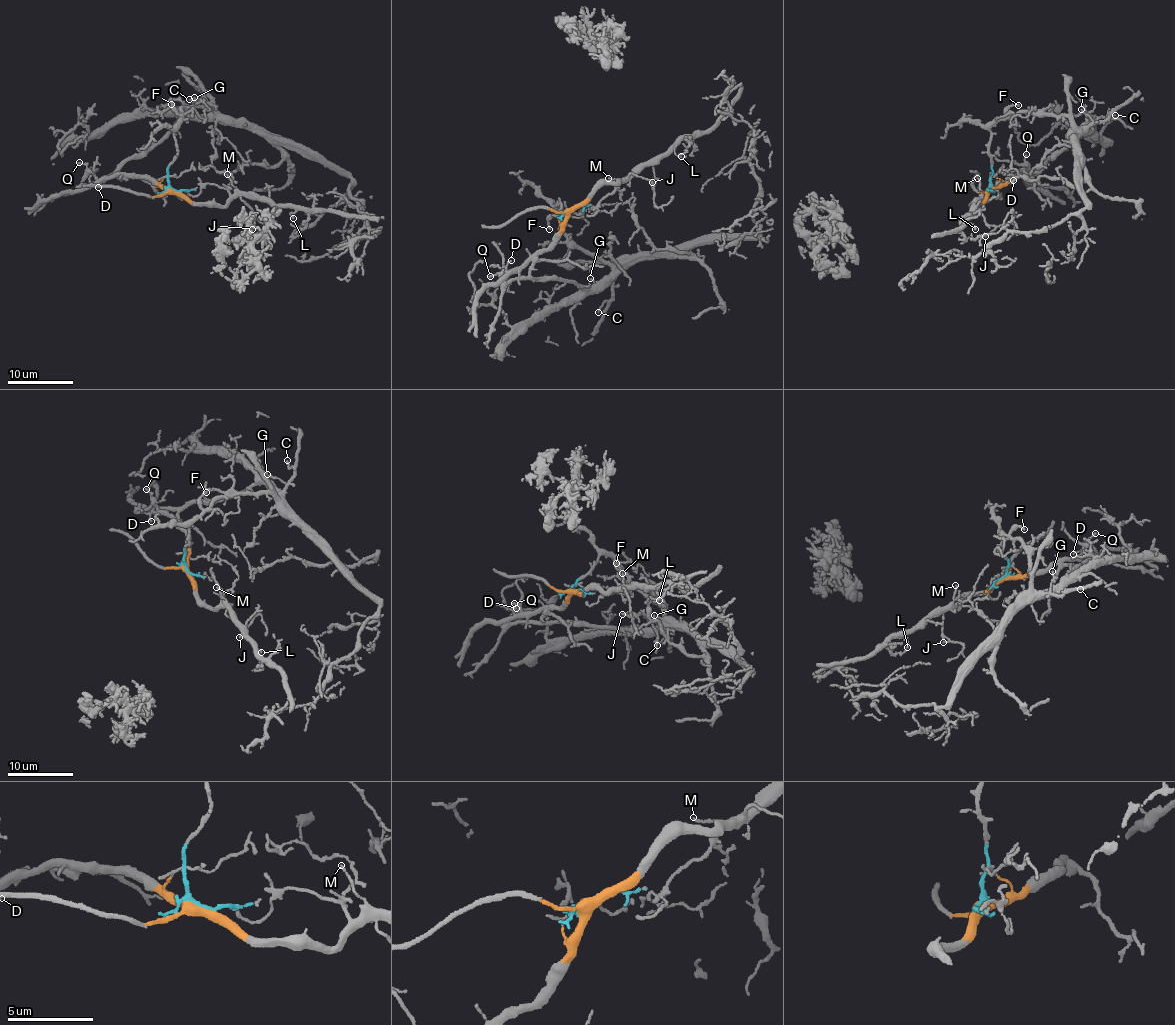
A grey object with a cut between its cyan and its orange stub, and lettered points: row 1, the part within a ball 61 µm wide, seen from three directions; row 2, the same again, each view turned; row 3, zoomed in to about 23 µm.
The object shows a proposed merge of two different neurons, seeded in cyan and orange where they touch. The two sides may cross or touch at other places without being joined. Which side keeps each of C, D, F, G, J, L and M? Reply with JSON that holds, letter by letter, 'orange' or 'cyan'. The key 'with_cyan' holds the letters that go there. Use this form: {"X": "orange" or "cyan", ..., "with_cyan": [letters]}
{"C": "cyan", "D": "orange", "F": "cyan", "G": "cyan", "J": "orange", "L": "orange", "M": "orange", "with_cyan": ["C", "F", "G"]}

